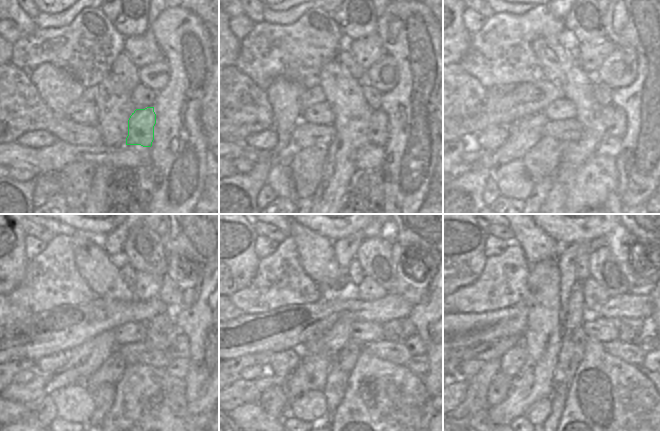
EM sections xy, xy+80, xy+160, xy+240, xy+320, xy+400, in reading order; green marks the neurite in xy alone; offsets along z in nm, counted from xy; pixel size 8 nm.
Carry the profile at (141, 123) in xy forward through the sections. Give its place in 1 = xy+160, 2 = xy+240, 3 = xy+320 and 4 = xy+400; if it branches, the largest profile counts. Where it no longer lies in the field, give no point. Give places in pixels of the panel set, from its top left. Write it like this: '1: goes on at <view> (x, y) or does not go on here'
1: goes on at xy+160 (616, 125)
2: goes on at xy+240 (178, 348)
3: goes on at xy+320 (415, 345)
4: goes on at xy+400 (646, 343)

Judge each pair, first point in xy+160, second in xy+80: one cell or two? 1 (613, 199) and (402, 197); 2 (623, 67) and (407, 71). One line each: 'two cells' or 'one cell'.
1: two cells
2: two cells

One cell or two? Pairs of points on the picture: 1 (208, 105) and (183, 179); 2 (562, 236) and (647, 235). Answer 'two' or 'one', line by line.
1: two
2: two

